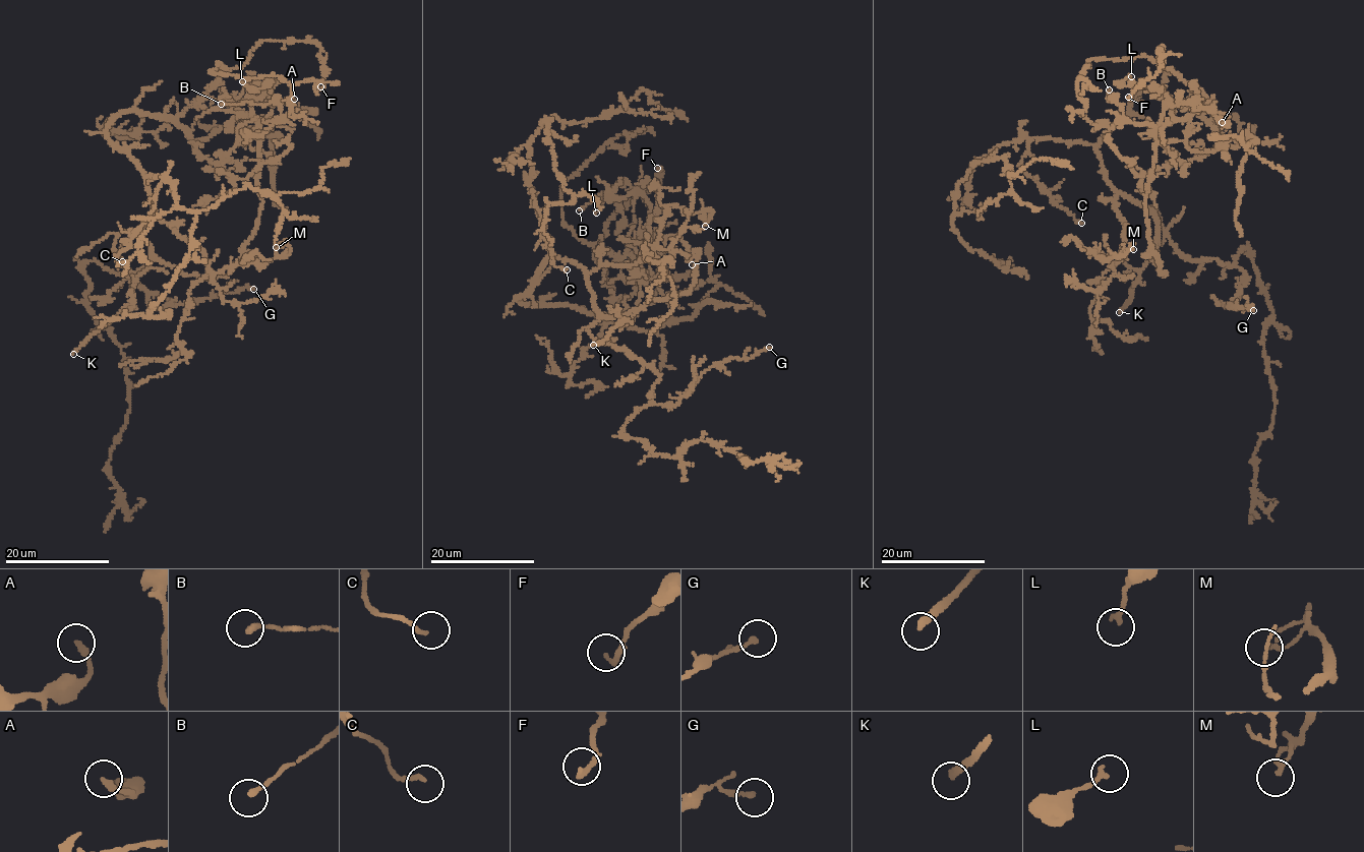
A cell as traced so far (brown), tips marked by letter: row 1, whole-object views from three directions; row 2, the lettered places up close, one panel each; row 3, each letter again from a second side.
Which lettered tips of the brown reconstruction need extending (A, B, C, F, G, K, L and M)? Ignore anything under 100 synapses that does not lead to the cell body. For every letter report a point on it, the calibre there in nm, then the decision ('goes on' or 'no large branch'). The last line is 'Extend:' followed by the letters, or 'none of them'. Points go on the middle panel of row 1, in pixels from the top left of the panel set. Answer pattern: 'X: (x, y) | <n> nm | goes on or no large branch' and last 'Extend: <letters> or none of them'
A: (692, 264) | 200 nm | no large branch
B: (579, 210) | 200 nm | no large branch
C: (567, 269) | 150 nm | no large branch
F: (657, 168) | 180 nm | no large branch
G: (769, 347) | 200 nm | no large branch
K: (593, 345) | 240 nm | goes on
L: (596, 212) | 180 nm | no large branch
M: (705, 226) | 150 nm | no large branch
Extend: K

